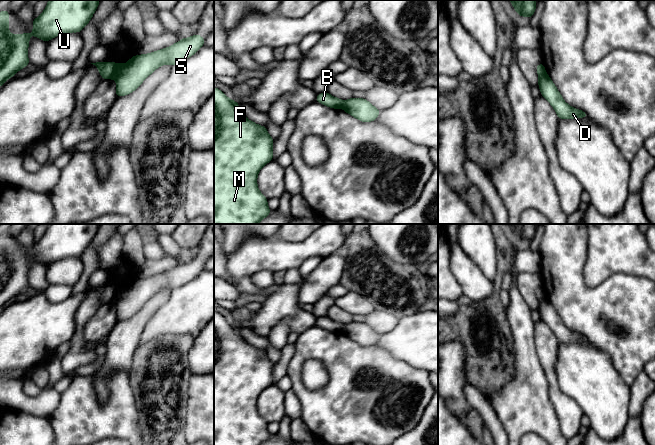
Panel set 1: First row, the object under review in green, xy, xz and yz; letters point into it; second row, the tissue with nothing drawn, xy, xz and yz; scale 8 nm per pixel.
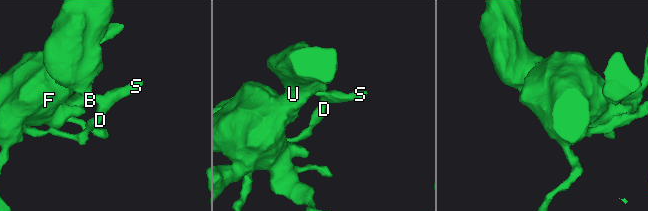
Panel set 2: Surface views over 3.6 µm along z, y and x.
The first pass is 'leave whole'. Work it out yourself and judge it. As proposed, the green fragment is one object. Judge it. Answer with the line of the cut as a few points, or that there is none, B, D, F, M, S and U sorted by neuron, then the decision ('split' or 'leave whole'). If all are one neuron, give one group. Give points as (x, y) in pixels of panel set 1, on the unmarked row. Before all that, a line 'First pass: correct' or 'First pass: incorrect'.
First pass: incorrect
xy (124, 289), (120, 298), (115, 303) | B F M U / D S | split

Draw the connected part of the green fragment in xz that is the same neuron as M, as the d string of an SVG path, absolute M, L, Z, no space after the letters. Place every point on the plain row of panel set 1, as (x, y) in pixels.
M214 311L214 445L261 445L272 435L269 433L266 422L258 413L258 397L270 385L273 385L274 364L269 359L266 350L261 350L246 342L238 326L227 321L220 313Z

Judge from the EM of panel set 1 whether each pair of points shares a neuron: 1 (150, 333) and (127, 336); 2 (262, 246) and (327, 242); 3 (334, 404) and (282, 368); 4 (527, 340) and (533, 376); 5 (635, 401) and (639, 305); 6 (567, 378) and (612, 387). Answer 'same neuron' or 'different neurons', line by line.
1: different neurons
2: same neuron
3: different neurons
4: same neuron
5: different neurons
6: same neuron

